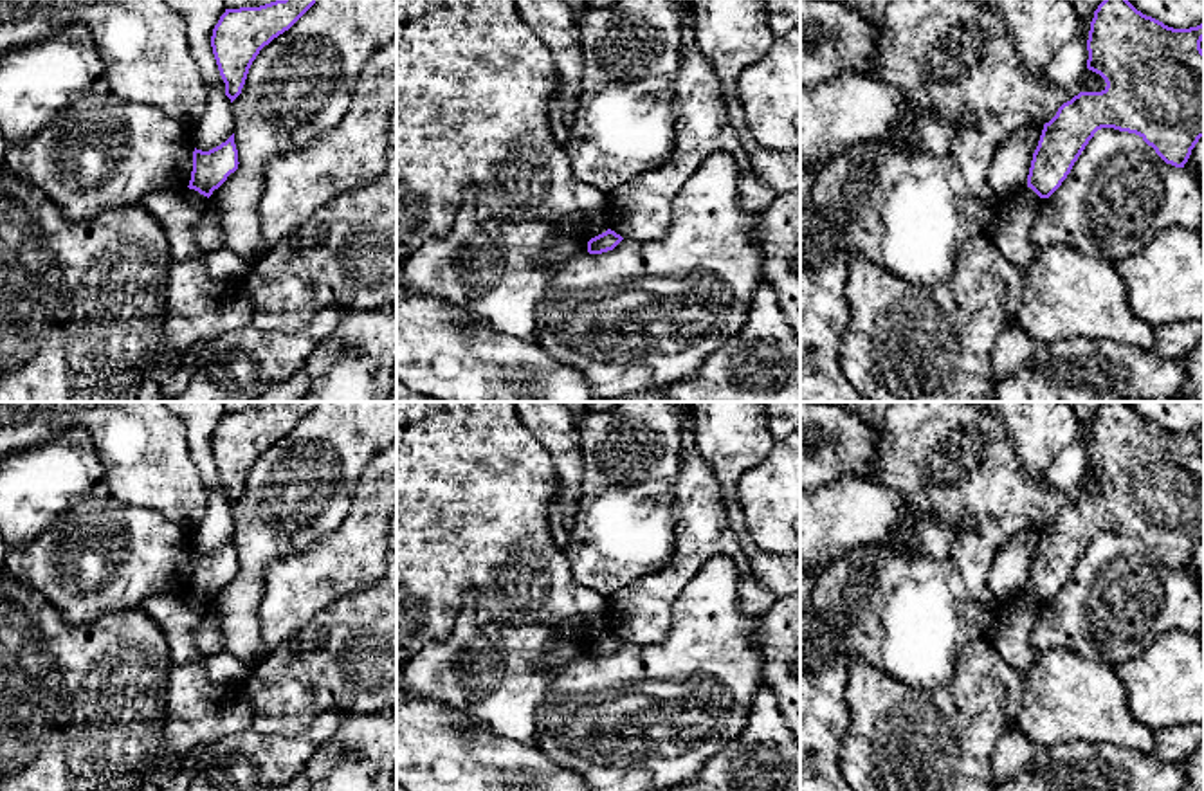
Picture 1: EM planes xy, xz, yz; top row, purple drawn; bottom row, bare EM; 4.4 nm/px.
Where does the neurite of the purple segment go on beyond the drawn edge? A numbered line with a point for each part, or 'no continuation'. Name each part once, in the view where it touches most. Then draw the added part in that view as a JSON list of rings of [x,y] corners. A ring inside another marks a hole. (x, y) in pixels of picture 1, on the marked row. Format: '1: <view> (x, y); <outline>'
no continuation

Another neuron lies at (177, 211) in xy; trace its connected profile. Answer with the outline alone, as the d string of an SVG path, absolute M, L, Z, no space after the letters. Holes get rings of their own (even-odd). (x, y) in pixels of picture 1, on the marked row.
M186 187L180 191L150 193L141 204L162 225L173 261L202 256L209 276L227 281L245 279L251 261L227 249L202 250L195 241L195 223L209 211L207 196Z

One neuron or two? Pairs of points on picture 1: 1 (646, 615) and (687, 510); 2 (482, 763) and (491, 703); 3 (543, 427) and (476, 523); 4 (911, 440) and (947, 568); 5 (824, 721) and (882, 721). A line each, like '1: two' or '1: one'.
1: one
2: two
3: two
4: one
5: two

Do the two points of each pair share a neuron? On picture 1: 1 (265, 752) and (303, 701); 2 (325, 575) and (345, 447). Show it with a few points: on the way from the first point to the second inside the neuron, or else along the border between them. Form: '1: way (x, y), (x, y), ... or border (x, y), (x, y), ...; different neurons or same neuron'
1: border (316, 716), (291, 736), (264, 736), (251, 728); different neurons
2: border (352, 494), (350, 512), (332, 530), (296, 554); different neurons

